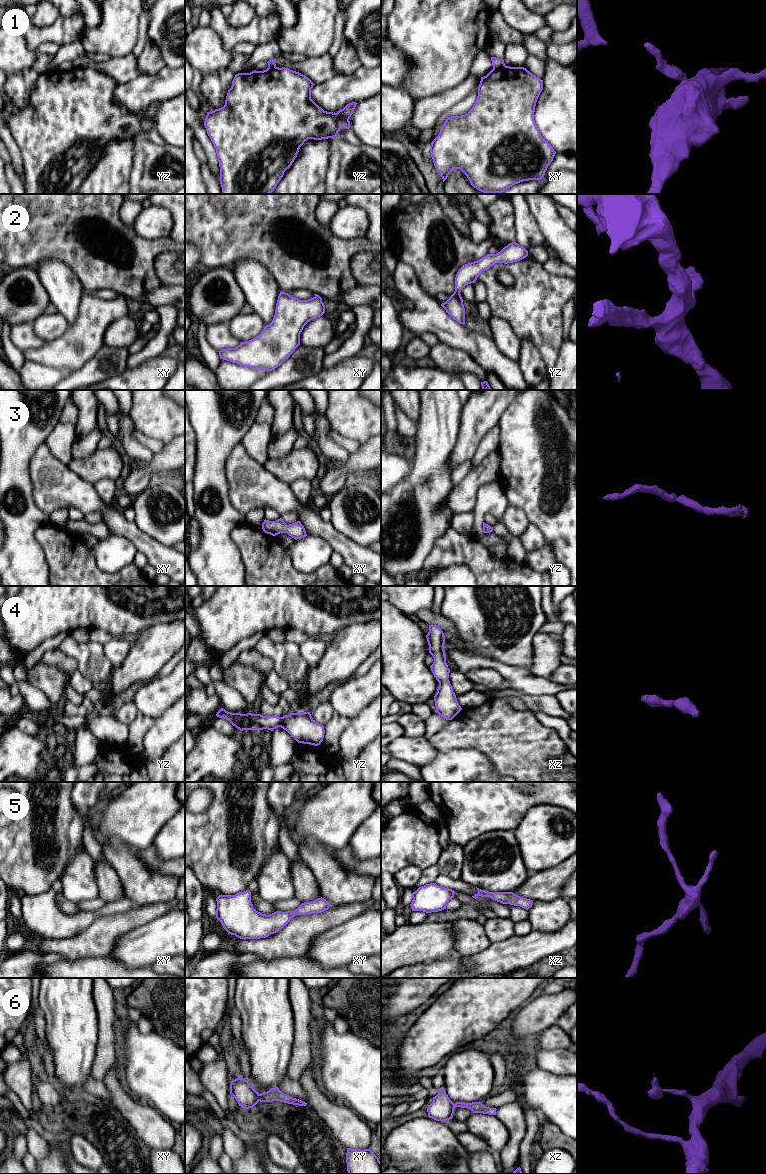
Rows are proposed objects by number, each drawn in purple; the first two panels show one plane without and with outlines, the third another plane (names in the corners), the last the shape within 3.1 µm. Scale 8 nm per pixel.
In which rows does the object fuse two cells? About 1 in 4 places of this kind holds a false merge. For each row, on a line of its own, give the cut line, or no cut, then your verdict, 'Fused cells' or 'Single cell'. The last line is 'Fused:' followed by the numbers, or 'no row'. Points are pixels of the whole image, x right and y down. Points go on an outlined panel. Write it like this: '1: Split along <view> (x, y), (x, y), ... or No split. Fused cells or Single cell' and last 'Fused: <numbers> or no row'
1: Split along xy (505, 65), (493, 68). Fused cells
2: No split. Single cell
3: No split. Single cell
4: No split. Single cell
5: No split. Single cell
6: Split along xy (258, 1094), (259, 1100). Fused cells
Fused: 1, 6

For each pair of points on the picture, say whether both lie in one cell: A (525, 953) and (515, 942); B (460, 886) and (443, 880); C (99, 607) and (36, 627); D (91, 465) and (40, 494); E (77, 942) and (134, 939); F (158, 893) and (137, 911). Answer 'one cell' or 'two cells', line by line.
A: one cell
B: one cell
C: one cell
D: two cells
E: two cells
F: two cells

